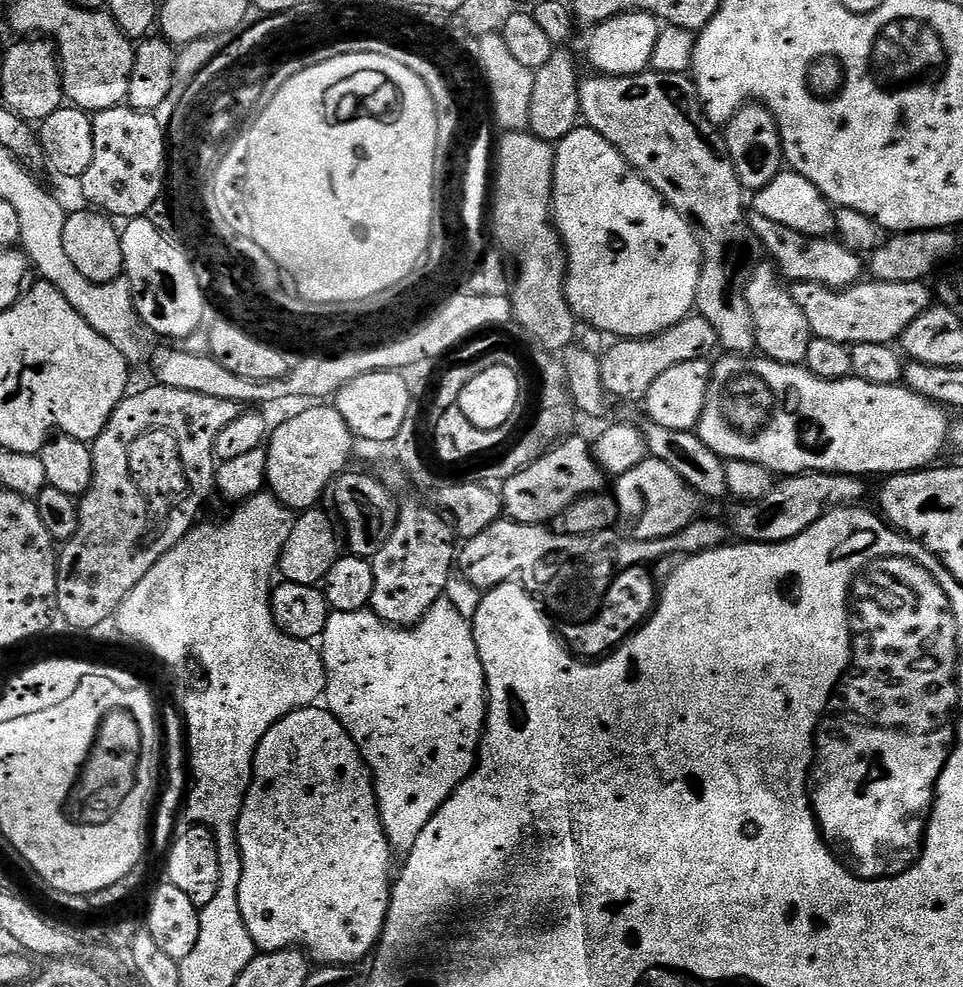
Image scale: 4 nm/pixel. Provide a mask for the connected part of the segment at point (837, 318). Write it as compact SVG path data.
M875 278L869 281L869 284L855 284L853 288L827 288L814 282L793 283L790 291L802 314L806 314L813 337L849 346L862 342L895 345L910 322L922 318L926 310L934 307L933 289L931 292L925 281L886 282Z

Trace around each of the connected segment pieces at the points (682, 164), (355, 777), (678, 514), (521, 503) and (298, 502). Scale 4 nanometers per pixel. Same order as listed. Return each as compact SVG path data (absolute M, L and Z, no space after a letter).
M653 70L633 76L606 76L591 74L579 81L580 114L583 123L593 128L644 181L665 200L688 225L696 231L704 261L700 267L700 281L696 295L695 311L718 334L718 345L728 354L752 354L757 351L756 327L750 314L750 306L744 297L743 279L736 280L740 267L748 260L748 243L754 237L750 231L750 216L746 208L746 190L740 185L738 174L732 165L730 150L724 141L723 131L704 113L704 107L696 93L696 86L687 75L660 73Z
M313 706L291 712L269 730L266 738L262 738L252 763L252 785L248 787L238 818L236 843L242 858L242 882L238 886L238 906L242 922L246 922L246 930L250 930L250 938L260 952L281 952L284 948L295 948L303 950L320 966L329 964L356 966L359 965L359 960L367 961L375 953L380 935L384 932L388 907L392 901L394 853L380 821L380 807L376 804L376 788L372 784L372 774L368 771L358 746L342 726L342 722L338 722L338 718L334 718L327 707Z
M645 458L634 470L626 470L616 481L614 503L619 519L629 528L633 540L661 540L681 532L684 527L697 519L696 491L680 477L675 470L670 470L666 462L655 458Z
M578 435L560 440L544 456L503 482L502 512L507 519L523 524L548 524L579 496L590 496L603 489L600 487L606 481L606 473L595 458L593 445Z
M304 406L301 412L293 414L289 420L271 429L266 440L268 449L267 487L272 495L277 496L285 506L293 510L315 508L321 503L320 495L329 491L330 485L341 472L349 467L348 459L352 456L354 437L346 422L335 406Z

